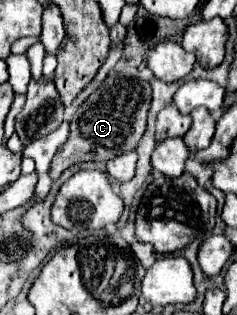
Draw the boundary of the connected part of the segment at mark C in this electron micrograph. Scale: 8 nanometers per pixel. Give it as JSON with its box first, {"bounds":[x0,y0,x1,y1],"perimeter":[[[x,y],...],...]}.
{"bounds":[50,76,152,180],"perimeter":[[[108,76],[96,92],[88,96],[88,100],[78,108],[70,122],[70,136],[56,152],[50,178],[56,180],[66,168],[78,162],[108,162],[112,156],[120,156],[122,152],[130,152],[136,148],[140,136],[146,130],[146,114],[150,108],[152,92],[150,84],[142,78],[120,80]]]}

